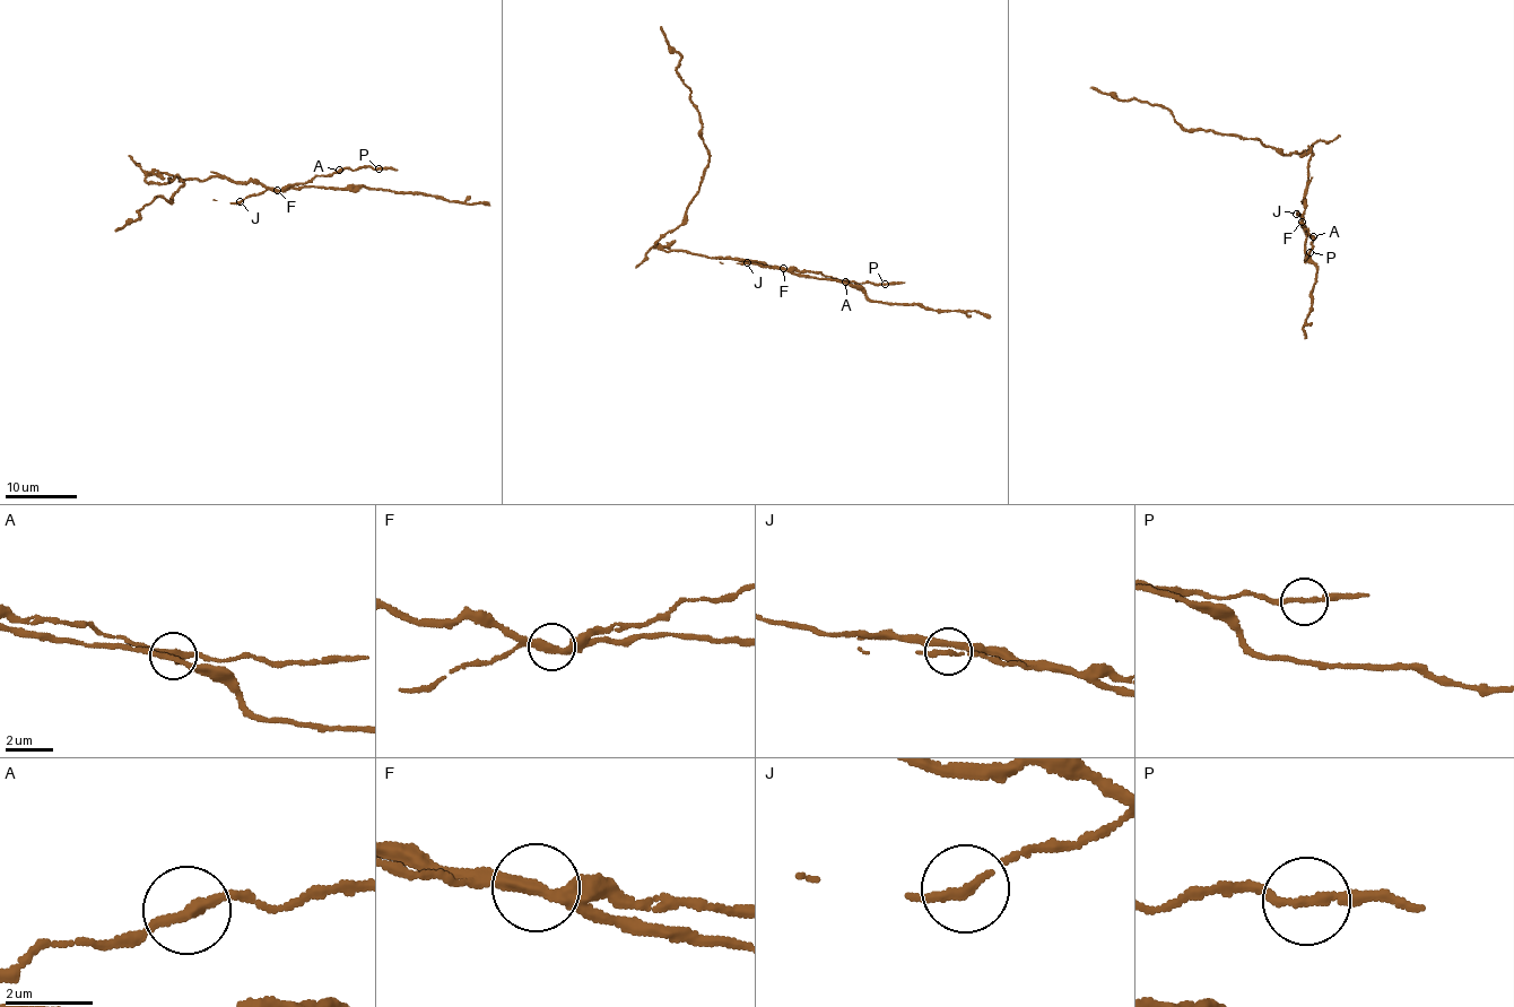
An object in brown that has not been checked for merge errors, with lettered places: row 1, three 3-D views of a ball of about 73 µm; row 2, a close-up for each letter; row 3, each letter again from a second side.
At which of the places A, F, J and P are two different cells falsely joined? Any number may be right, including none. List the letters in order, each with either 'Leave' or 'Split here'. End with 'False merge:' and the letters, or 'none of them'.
A: Leave
F: Split here
J: Leave
P: Leave
False merge: F

